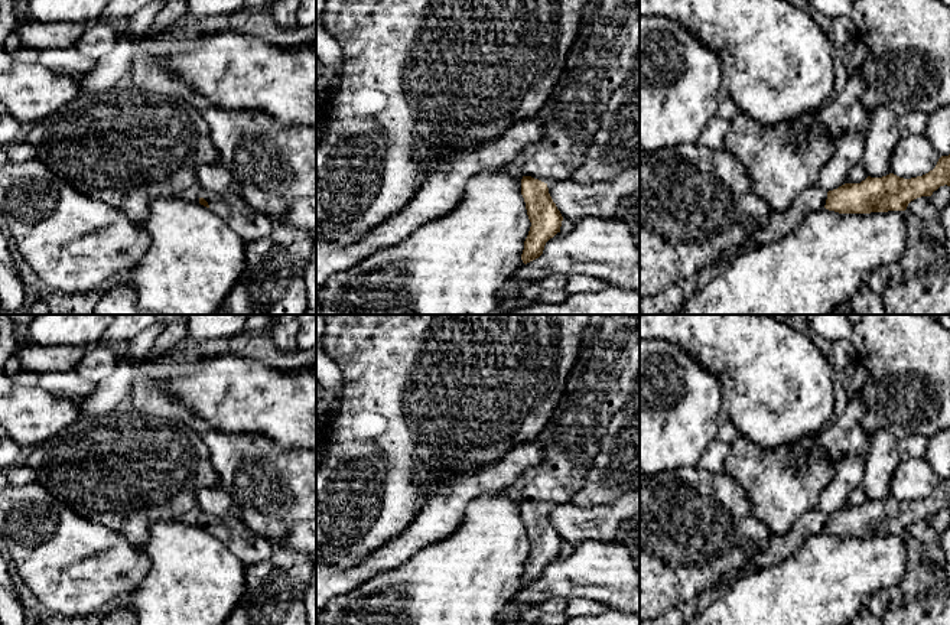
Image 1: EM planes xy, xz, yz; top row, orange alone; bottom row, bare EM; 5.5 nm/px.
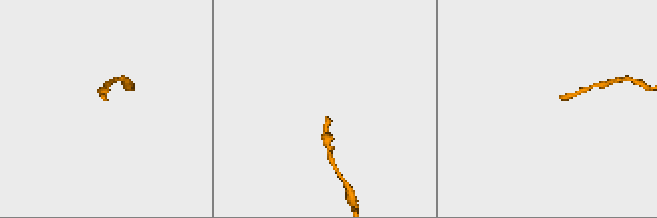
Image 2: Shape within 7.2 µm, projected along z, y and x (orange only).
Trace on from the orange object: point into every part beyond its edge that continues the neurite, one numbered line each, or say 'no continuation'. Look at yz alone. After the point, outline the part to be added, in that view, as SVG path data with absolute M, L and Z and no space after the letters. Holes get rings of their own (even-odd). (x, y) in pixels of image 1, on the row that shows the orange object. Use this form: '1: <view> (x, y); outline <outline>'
1: yz (778, 223); outline M819 185L807 188L793 201L790 208L783 211L771 209L764 227L757 228L751 238L741 247L723 251L722 255L709 266L709 268L755 247L778 241L784 235L793 232L801 224L806 214L823 209L826 199L827 191Z

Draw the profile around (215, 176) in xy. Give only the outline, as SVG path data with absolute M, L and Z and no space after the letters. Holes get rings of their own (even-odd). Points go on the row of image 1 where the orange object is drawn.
M221 163L202 165L198 167L196 173L202 189L214 192L237 192L235 182Z

